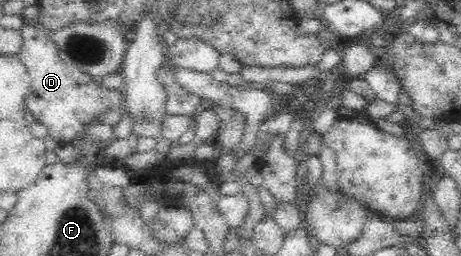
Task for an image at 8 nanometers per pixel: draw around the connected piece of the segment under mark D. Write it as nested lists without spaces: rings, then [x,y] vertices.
[[[24,18],[21,37],[23,37],[23,46],[17,53],[17,57],[26,66],[31,81],[28,95],[24,99],[26,108],[28,108],[36,122],[47,127],[48,136],[55,142],[58,142],[59,145],[70,143],[80,131],[85,129],[85,125],[90,125],[94,121],[94,117],[98,113],[102,113],[104,109],[108,109],[108,107],[121,107],[123,105],[124,93],[120,89],[104,90],[104,88],[100,88],[96,84],[96,81],[91,76],[84,73],[80,68],[65,64],[59,56],[56,44],[45,29],[33,23],[28,25],[28,23],[25,23]]]

